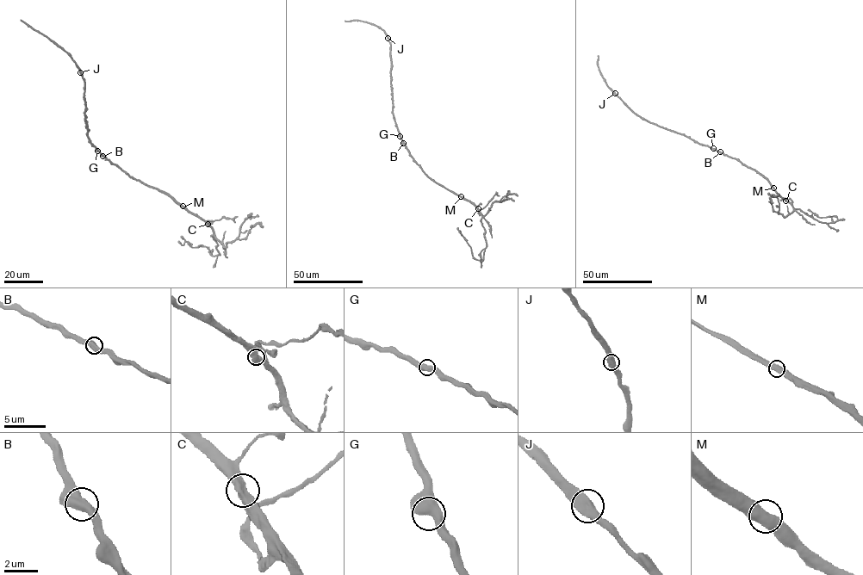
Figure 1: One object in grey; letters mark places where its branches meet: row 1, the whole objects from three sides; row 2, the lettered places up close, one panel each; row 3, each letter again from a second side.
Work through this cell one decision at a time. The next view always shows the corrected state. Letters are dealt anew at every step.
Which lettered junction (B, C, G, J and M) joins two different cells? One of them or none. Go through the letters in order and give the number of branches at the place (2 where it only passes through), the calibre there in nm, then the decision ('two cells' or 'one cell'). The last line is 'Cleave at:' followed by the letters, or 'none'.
B: 2 branches meet; 600 nm thick; one cell
C: 2 branches meet; 650 nm thick; one cell
G: 2 branches meet; 600 nm thick; one cell
J: 2 branches meet; 650 nm thick; one cell
M: 2 branches meet; 600 nm thick; one cell
Cleave at: none

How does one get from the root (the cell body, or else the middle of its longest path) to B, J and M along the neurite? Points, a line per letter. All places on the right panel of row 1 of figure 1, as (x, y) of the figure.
B: (733, 158), (720, 151)
J: (733, 158), (683, 134), (643, 120), (615, 93)
M: (733, 158), (760, 173), (773, 188)

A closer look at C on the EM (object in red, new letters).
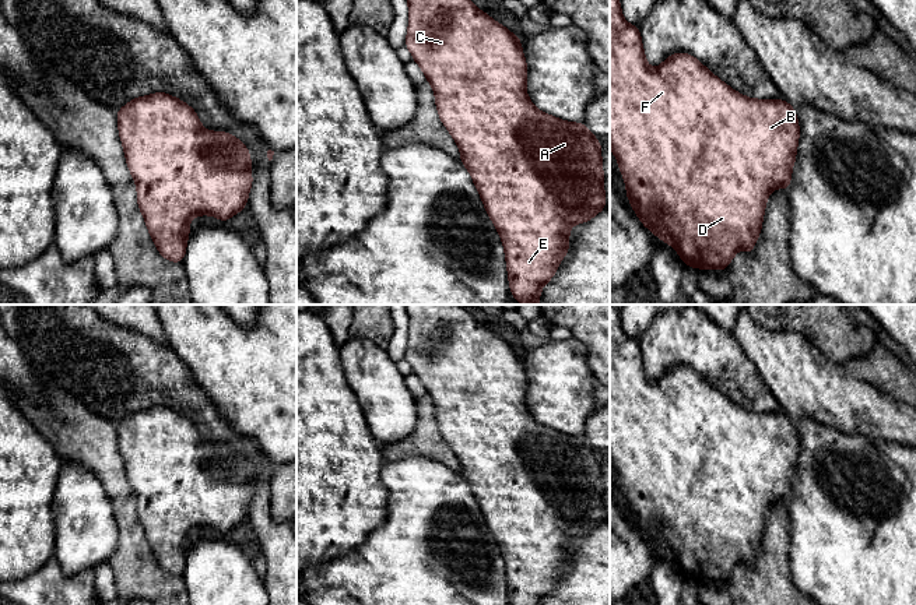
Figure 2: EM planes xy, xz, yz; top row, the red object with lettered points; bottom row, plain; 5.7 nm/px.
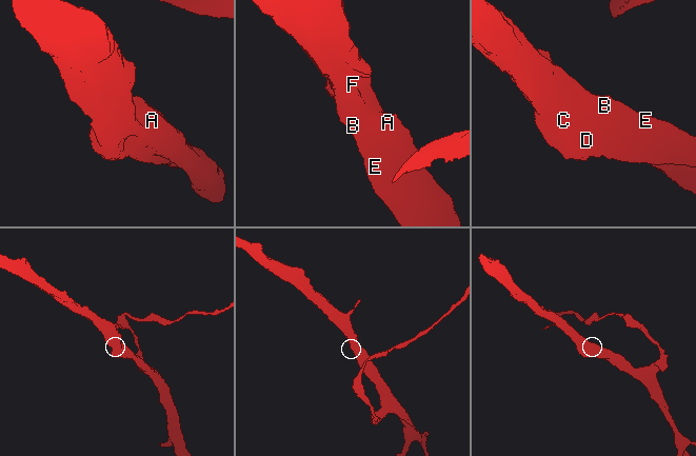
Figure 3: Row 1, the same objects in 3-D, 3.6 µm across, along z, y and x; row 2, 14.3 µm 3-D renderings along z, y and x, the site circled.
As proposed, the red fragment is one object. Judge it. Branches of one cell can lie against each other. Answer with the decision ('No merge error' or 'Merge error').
No merge error

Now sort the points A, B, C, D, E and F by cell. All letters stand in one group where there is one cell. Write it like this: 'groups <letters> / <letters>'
groups A B C D E F

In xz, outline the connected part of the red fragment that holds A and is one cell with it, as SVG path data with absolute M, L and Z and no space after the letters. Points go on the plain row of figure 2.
M406 305L408 345L404 358L435 405L441 435L460 461L460 474L501 548L510 605L541 605L569 562L572 538L606 523L600 453L585 436L564 435L534 421L527 409L527 376L522 353L478 323L463 305Z

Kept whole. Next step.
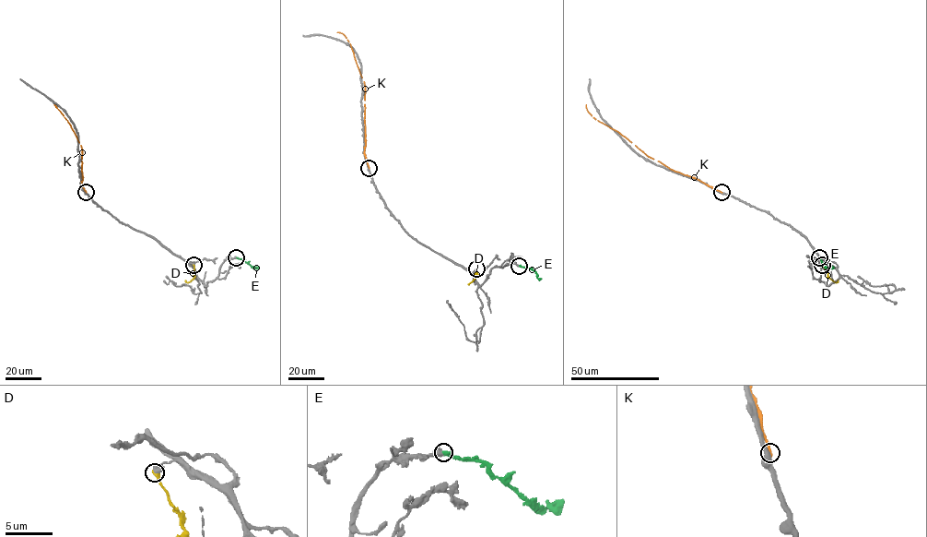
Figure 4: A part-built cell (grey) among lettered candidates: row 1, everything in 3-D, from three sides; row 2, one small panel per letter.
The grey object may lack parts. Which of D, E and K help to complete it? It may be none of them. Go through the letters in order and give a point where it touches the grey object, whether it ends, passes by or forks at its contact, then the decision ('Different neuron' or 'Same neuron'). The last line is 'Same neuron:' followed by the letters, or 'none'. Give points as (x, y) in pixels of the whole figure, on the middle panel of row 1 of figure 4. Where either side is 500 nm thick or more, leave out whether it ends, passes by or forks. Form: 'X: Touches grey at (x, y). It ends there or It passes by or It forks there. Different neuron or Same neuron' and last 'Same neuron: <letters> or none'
D: Touches grey at (476, 268). Different neuron
E: Touches grey at (519, 266). Same neuron
K: Touches grey at (369, 168). It ends there. Different neuron
Same neuron: E

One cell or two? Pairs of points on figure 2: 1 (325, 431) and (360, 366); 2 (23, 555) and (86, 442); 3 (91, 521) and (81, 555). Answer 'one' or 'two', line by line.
1: two
2: two
3: one

